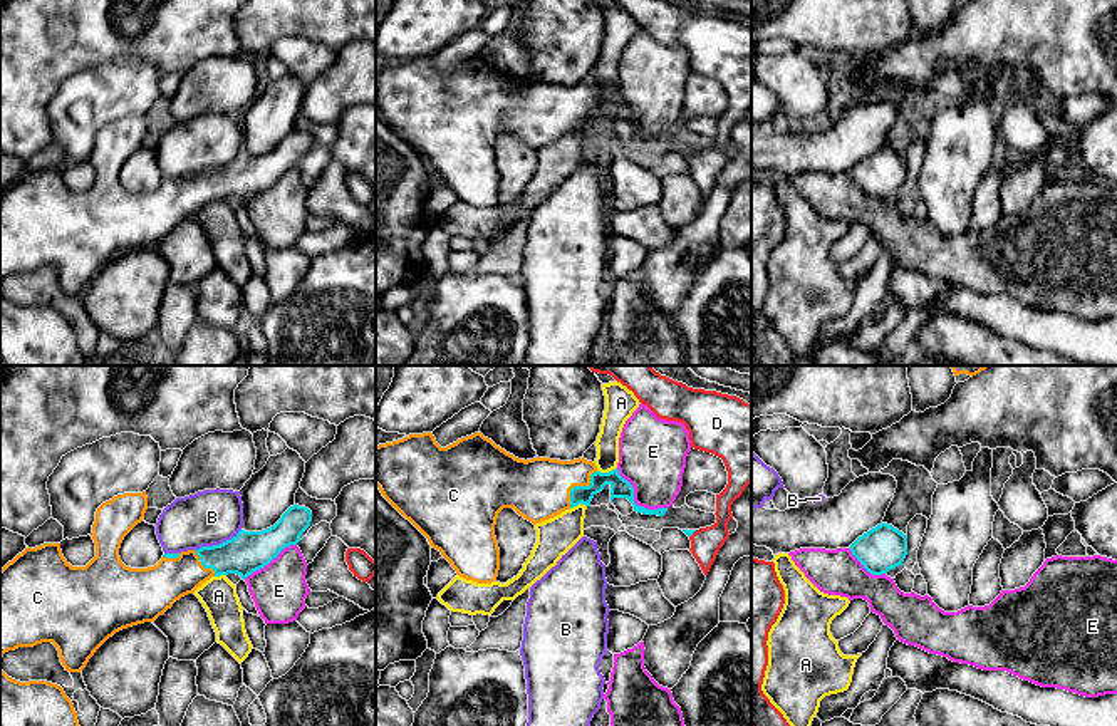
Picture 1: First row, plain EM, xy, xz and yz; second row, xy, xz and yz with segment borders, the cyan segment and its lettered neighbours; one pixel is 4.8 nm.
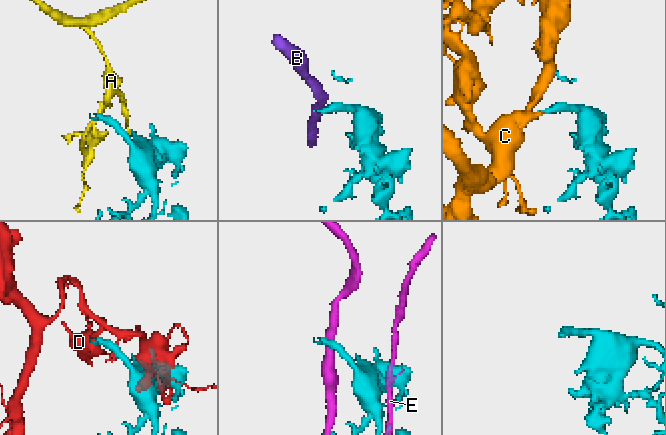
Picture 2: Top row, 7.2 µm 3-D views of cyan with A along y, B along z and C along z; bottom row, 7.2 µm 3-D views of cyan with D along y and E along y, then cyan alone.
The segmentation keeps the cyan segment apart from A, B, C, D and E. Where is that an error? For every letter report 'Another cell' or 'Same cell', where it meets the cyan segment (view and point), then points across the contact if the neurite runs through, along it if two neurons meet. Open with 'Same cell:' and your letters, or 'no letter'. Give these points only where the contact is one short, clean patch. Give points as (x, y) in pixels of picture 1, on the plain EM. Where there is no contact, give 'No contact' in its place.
Same cell: C
A: Another cell. Touches cyan at xz (606, 98). Boundary: xz (616, 91), (607, 96), (597, 96)
B: Another cell. Touches cyan at xy (217, 170). Boundary: xy (240, 153), (230, 163), (202, 170), (195, 175)
C: Same cell. Touches cyan at xz (577, 111). Path across: xz (619, 113), (611, 104), (577, 111), (539, 113)
D: Another cell. Touches cyan at xz (693, 156). Boundary: xz (696, 155), (690, 161)
E: Another cell. Touches cyan at xz (633, 124). Boundary: xz (616, 93), (631, 109), (633, 123), (639, 129), (666, 133)

